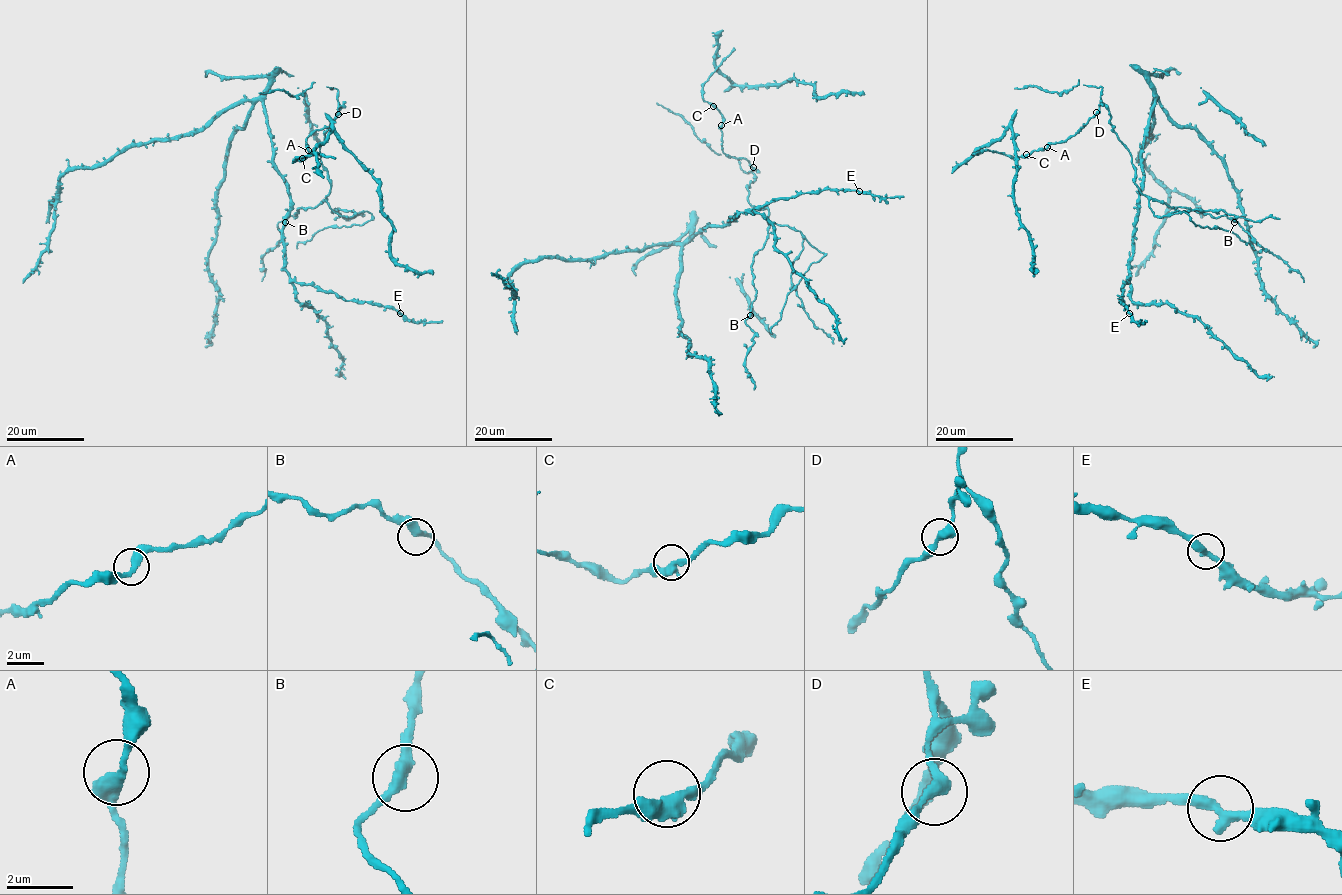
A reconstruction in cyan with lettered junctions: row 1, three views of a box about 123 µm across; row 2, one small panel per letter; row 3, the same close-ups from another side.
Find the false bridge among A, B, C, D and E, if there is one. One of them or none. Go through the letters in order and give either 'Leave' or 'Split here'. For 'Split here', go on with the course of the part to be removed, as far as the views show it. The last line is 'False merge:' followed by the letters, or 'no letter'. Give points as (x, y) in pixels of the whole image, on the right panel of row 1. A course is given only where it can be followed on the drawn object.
A: Leave
B: Leave
C: Leave
D: Leave
E: Leave
False merge: no letter

